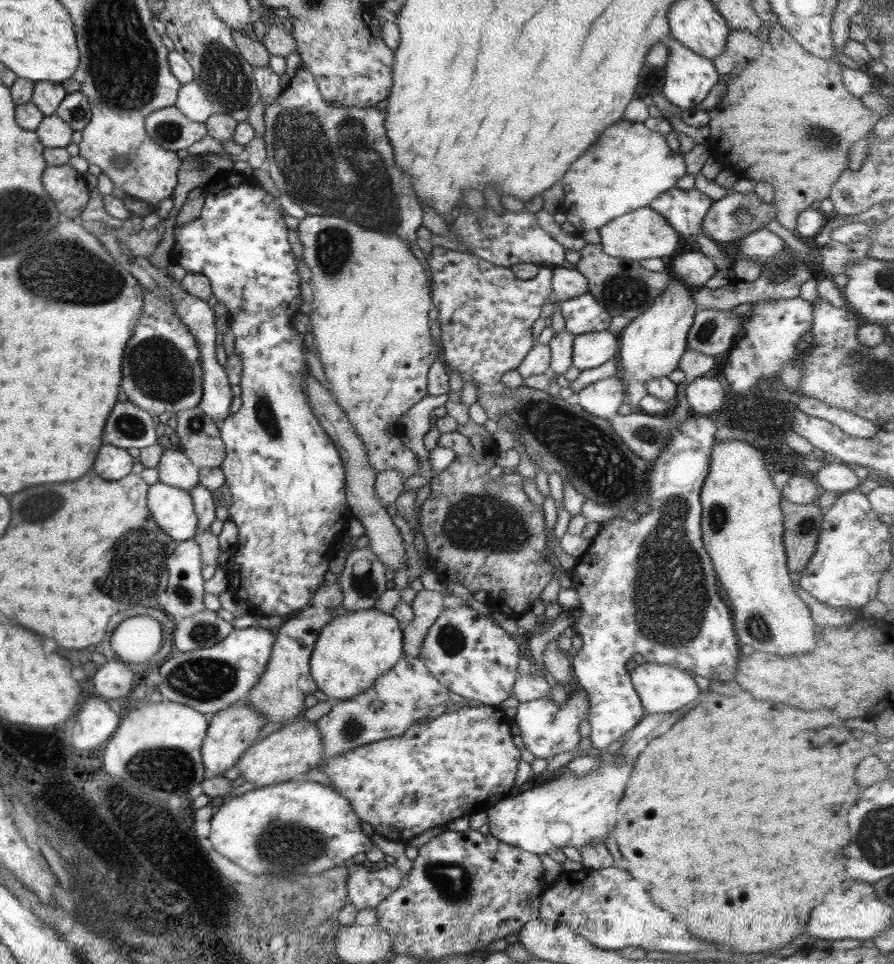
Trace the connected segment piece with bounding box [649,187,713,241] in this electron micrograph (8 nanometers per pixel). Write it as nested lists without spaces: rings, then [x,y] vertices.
[[[674,187],[650,202],[649,207],[662,215],[681,237],[694,241],[696,236],[704,236],[702,218],[712,202],[696,188],[685,191]]]

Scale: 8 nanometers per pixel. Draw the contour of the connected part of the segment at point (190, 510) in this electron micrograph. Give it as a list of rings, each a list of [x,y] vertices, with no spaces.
[[[162,482],[155,483],[149,487],[147,505],[162,532],[178,544],[196,536],[197,514],[187,490]]]

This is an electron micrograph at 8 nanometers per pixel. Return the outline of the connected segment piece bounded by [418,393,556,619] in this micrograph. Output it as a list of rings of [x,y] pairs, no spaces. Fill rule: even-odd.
[[[450,394],[446,403],[448,415],[458,421],[456,431],[468,437],[472,449],[464,456],[458,454],[455,462],[448,466],[441,474],[430,477],[431,493],[418,511],[418,518],[422,534],[428,544],[428,564],[447,585],[450,582],[460,582],[461,586],[475,593],[486,590],[488,596],[494,598],[494,604],[509,617],[519,618],[524,613],[531,612],[535,600],[540,598],[544,587],[554,578],[555,567],[548,560],[545,562],[546,524],[544,511],[538,509],[523,489],[523,477],[517,474],[502,473],[498,478],[492,479],[489,471],[496,465],[499,450],[492,434],[484,429],[484,425],[477,424],[470,419],[468,406],[461,400],[461,394]],[[486,484],[500,484],[500,488],[486,490]]]

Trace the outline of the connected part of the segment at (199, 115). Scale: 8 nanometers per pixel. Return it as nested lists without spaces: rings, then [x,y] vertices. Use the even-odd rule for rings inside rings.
[[[196,81],[181,85],[176,104],[191,121],[205,124],[213,113],[212,103]]]

